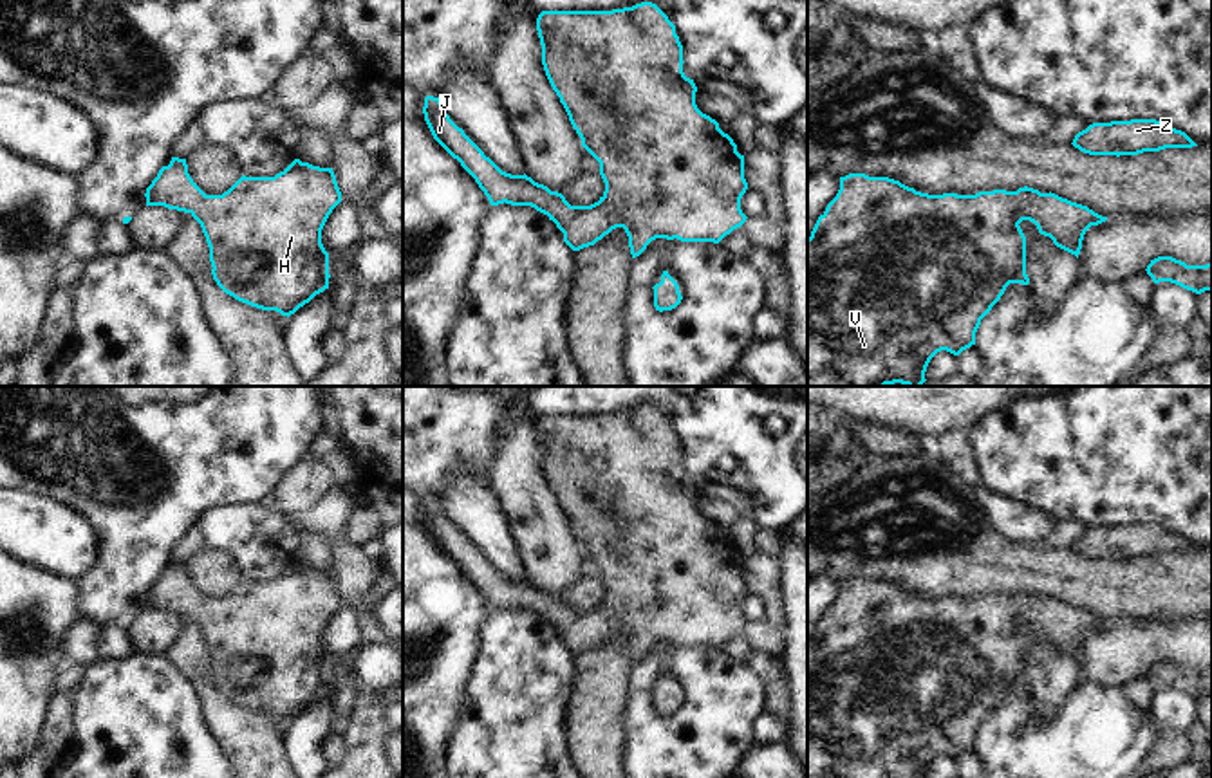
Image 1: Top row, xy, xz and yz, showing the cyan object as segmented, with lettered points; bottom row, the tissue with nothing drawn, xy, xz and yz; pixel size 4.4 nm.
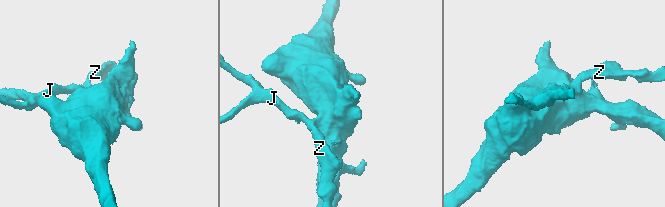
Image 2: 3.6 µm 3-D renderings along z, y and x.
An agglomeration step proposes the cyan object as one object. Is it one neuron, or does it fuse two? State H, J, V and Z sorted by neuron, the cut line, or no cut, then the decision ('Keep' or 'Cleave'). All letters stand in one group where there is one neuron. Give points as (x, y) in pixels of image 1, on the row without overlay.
Groups: H J V Z. No split. Keep.

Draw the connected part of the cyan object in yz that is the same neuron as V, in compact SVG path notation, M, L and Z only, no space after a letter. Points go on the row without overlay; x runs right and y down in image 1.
M849 578L840 581L840 594L836 601L818 621L811 641L807 643L807 778L925 778L930 764L937 756L946 755L959 760L963 755L975 749L975 736L981 724L1001 704L1006 691L1010 688L1030 688L1026 679L1026 641L1019 630L1022 625L1033 626L1040 639L1049 641L1057 652L1078 662L1086 635L1091 630L1105 626L1107 621L1102 621L1087 610L1071 607L1051 596L1040 597L1039 594L1028 590L1019 592L1017 596L993 594L979 596L975 599L928 599L889 581L869 581L865 578Z

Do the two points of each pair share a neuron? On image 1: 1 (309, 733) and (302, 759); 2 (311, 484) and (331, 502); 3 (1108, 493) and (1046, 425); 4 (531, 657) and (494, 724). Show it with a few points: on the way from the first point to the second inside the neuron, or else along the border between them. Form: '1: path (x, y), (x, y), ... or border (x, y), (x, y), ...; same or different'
1: path (304, 739), (304, 753); same
2: border (335, 484), (313, 506), (288, 517); different
3: path (1099, 475), (1064, 443); same
4: path (522, 674), (515, 703), (510, 708); same

